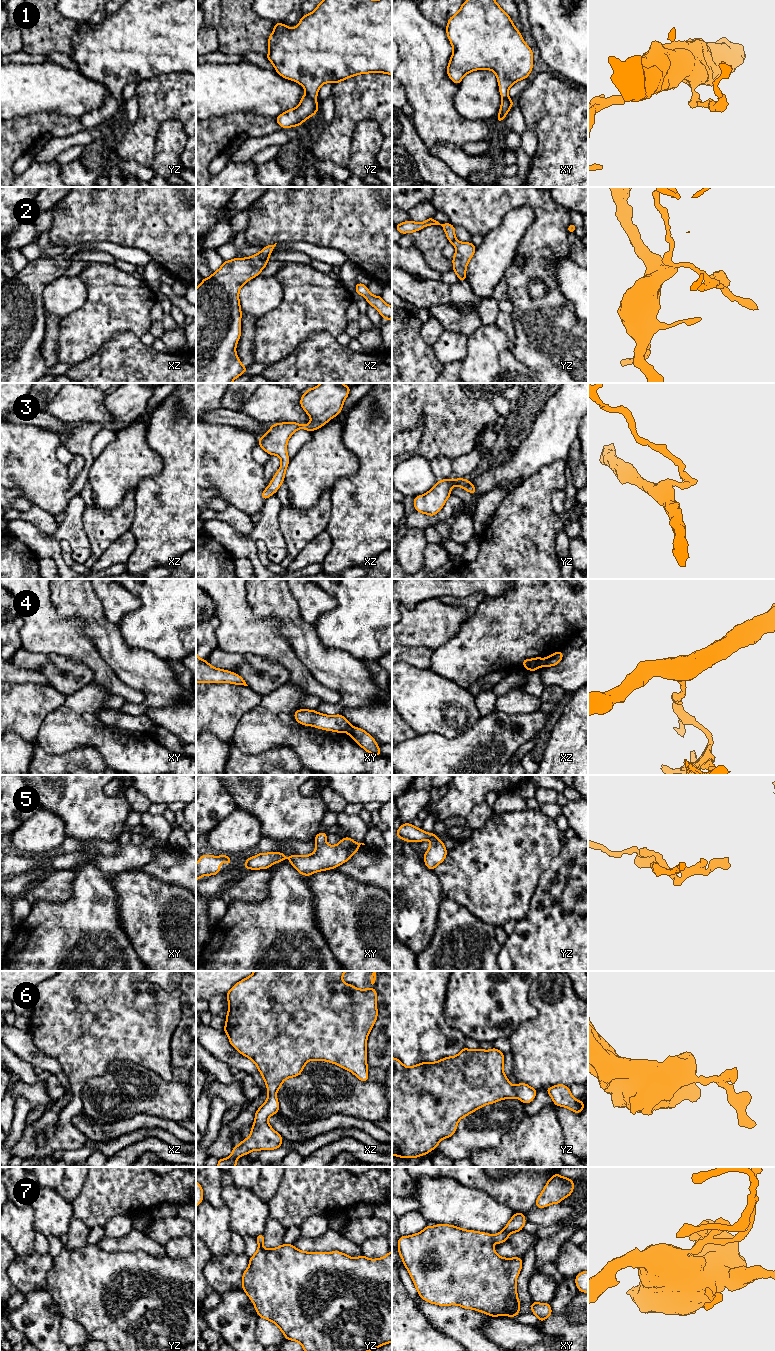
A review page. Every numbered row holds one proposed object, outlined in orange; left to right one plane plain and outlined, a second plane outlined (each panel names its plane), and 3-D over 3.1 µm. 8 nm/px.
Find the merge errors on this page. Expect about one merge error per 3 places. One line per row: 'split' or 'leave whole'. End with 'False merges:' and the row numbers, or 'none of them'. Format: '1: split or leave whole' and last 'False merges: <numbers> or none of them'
1: split
2: leave whole
3: leave whole
4: split
5: leave whole
6: leave whole
7: leave whole
False merges: 1, 4

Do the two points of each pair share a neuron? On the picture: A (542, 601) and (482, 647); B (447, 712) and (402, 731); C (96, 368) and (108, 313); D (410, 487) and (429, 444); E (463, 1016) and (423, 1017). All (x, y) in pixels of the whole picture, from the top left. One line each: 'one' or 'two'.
A: one
B: two
C: two
D: two
E: two

